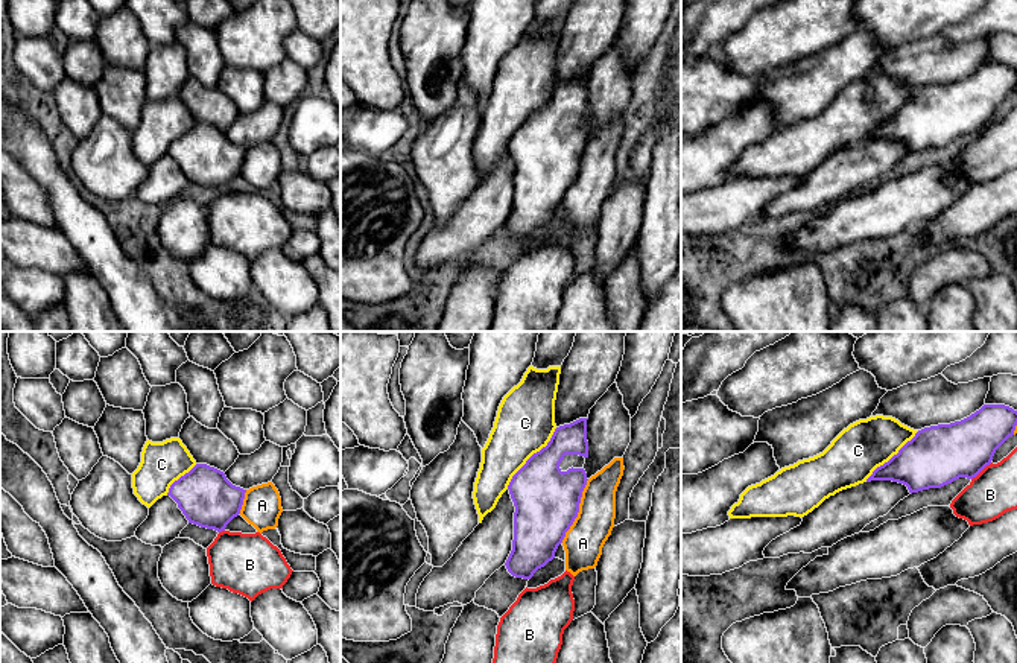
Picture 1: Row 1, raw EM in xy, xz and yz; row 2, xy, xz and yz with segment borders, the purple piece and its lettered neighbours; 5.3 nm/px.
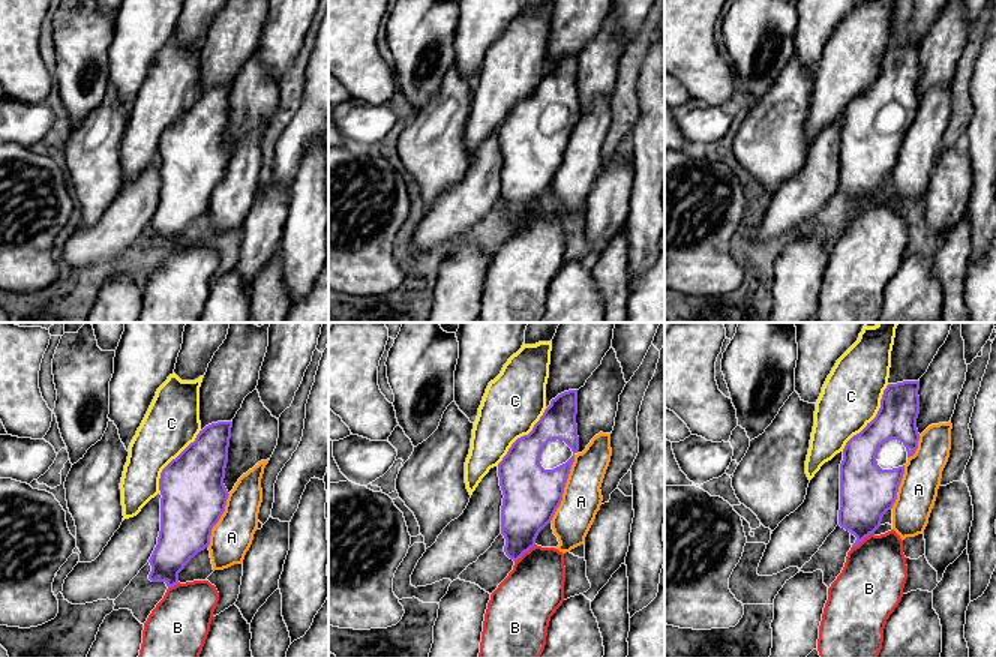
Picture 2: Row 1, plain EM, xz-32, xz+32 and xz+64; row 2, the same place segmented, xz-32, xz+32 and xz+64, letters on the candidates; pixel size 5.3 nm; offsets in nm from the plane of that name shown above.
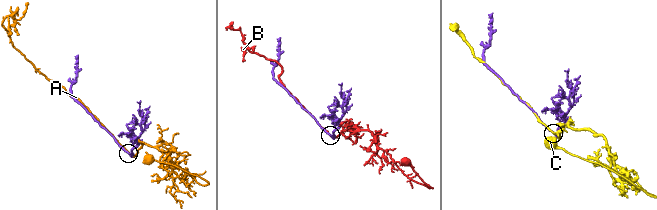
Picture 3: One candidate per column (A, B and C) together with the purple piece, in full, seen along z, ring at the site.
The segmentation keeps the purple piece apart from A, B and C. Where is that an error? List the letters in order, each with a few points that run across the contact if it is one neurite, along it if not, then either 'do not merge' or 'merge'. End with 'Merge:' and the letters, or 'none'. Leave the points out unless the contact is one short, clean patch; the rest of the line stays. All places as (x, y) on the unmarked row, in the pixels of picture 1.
A: do not merge
B: do not merge
C: do not merge
Merge: none

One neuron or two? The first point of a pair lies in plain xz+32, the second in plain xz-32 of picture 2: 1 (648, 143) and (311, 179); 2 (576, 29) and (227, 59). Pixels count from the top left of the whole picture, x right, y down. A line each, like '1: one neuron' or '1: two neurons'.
1: one neuron
2: one neuron

